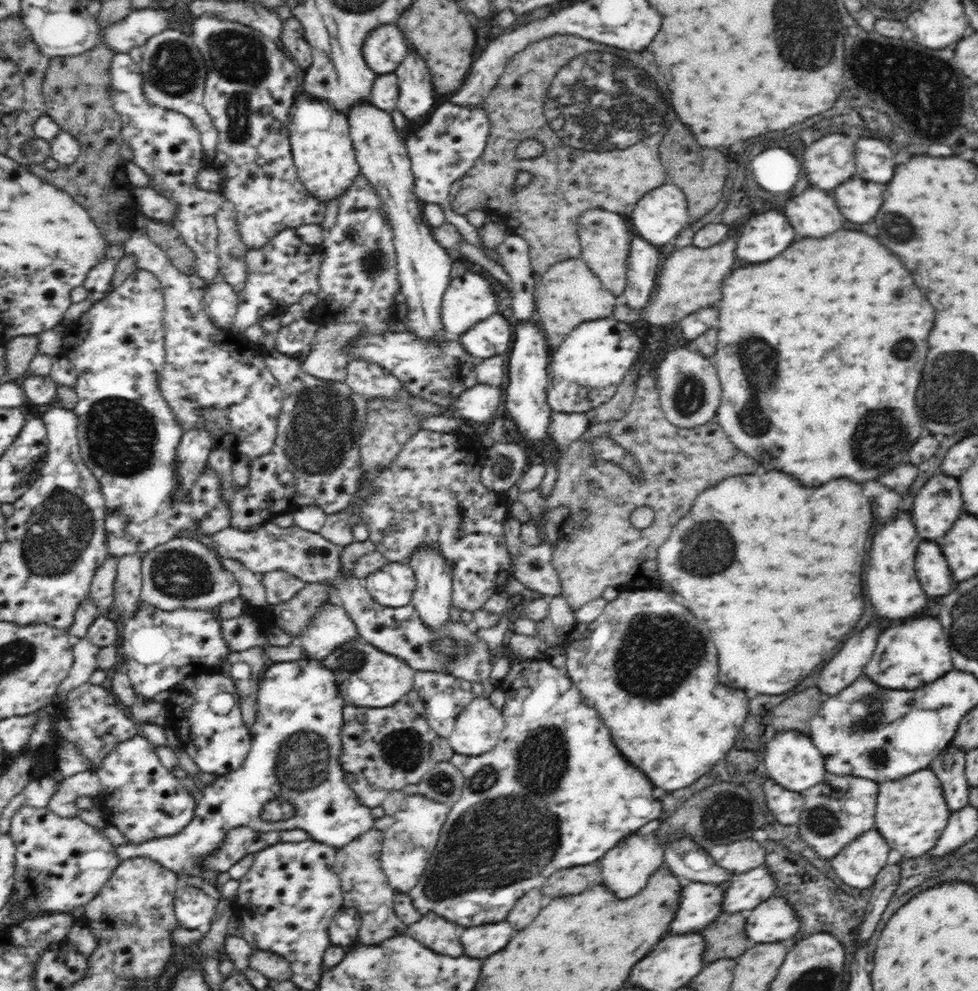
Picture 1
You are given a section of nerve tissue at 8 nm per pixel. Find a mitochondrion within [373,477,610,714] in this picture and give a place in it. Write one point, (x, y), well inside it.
(458, 640)

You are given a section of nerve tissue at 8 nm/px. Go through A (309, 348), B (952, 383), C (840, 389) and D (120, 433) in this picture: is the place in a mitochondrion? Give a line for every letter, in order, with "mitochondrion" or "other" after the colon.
A: other
B: mitochondrion
C: other
D: mitochondrion

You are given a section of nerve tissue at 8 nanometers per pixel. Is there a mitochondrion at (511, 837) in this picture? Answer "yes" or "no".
yes

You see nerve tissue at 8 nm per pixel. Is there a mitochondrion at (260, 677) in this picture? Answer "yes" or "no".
no

